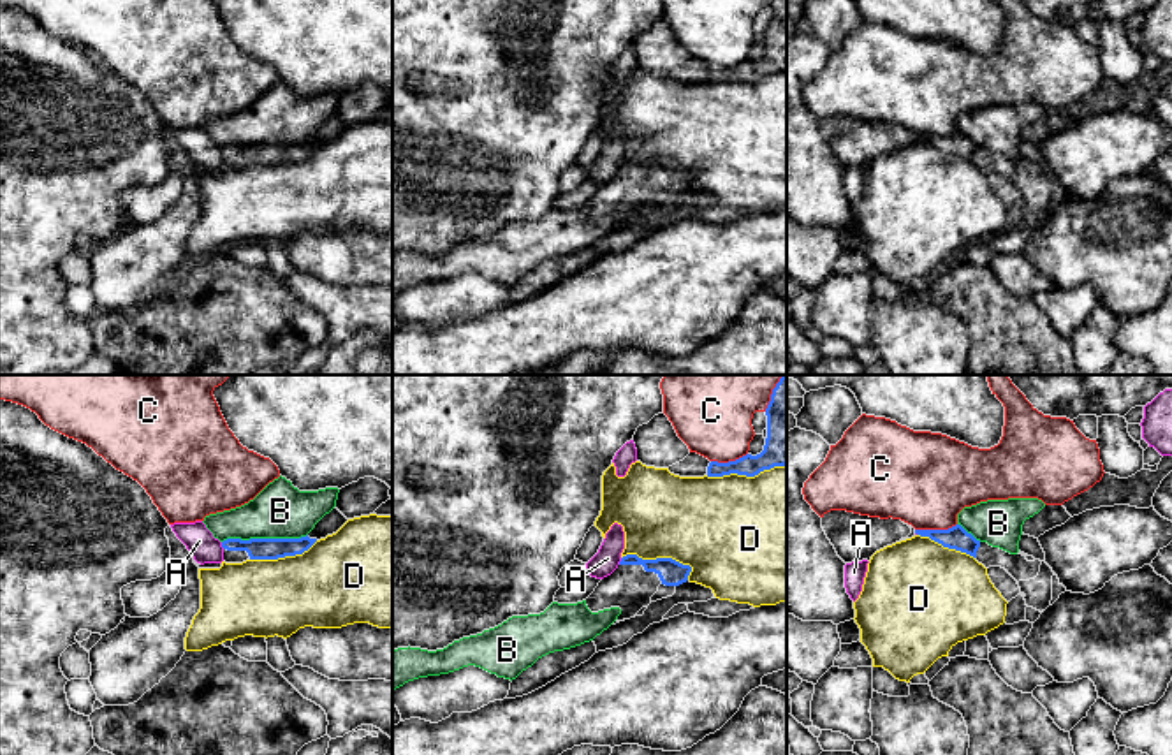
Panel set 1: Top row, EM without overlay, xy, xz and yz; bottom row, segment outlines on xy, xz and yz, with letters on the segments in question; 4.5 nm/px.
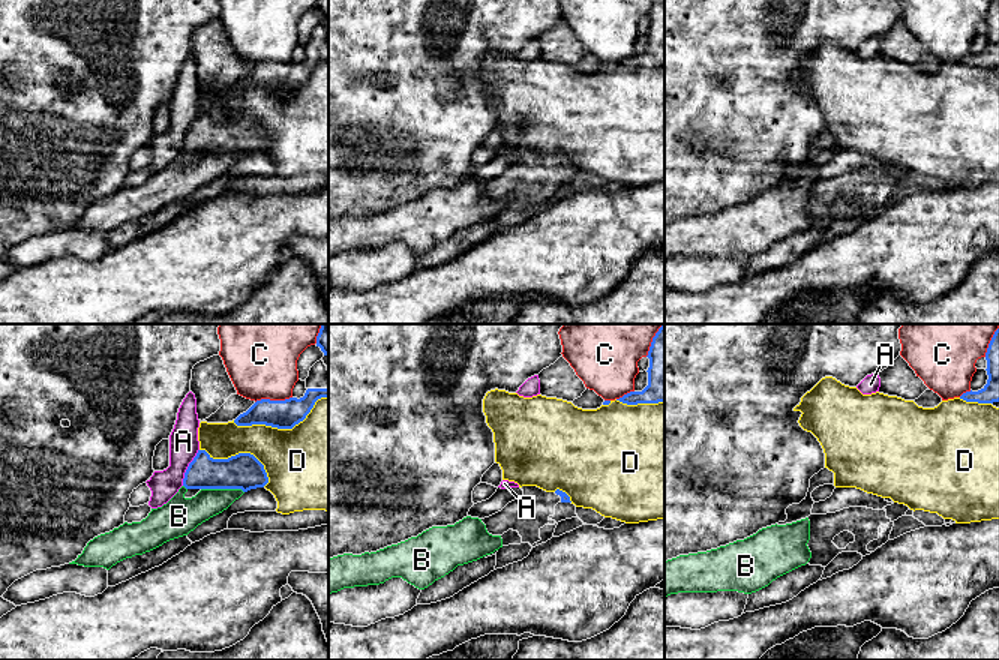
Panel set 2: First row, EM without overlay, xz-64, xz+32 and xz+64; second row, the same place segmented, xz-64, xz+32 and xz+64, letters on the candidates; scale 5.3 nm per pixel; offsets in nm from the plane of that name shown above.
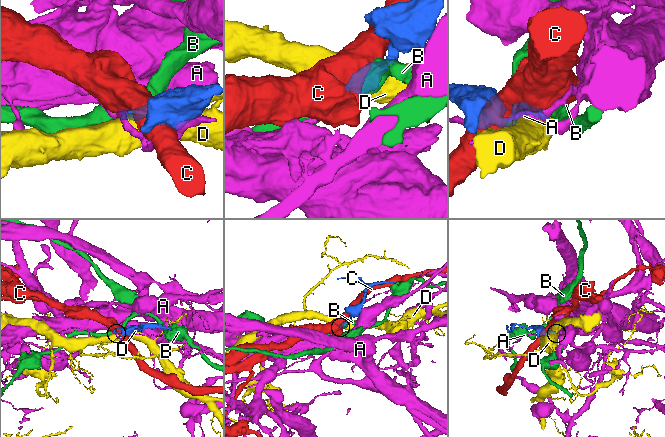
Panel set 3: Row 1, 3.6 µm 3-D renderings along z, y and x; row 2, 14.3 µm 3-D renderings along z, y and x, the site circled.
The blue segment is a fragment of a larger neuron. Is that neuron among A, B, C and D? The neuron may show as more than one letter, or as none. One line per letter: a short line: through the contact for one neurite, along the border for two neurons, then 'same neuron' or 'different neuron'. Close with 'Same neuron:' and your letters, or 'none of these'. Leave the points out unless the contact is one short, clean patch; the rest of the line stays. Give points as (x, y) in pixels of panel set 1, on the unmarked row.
A: different neuron
B: different neuron
C: different neuron
D: different neuron
Same neuron: none of these

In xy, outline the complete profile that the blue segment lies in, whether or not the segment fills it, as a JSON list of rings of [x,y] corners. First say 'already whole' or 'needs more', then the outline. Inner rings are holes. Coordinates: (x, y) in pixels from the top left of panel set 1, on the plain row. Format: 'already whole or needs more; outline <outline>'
needs more; outline [[[227,144],[222,148],[225,169],[243,169],[246,165],[278,165],[308,157],[317,144]]]

